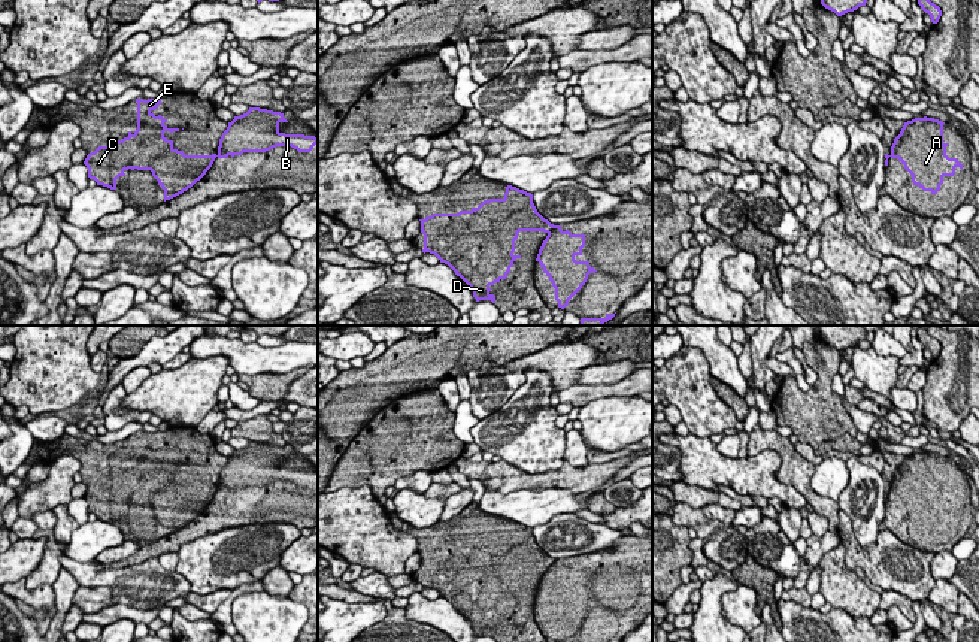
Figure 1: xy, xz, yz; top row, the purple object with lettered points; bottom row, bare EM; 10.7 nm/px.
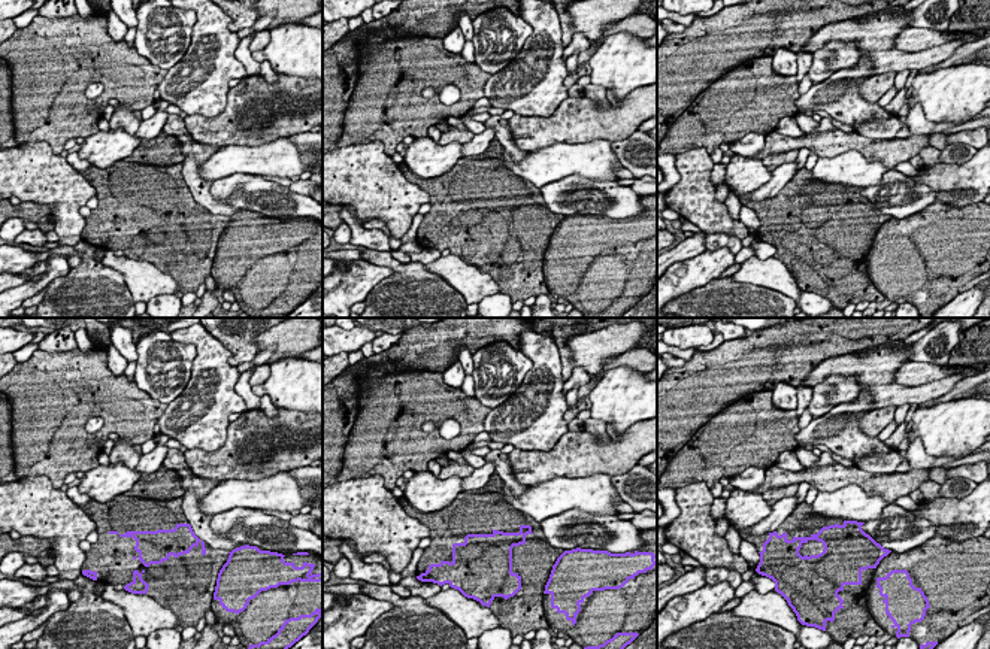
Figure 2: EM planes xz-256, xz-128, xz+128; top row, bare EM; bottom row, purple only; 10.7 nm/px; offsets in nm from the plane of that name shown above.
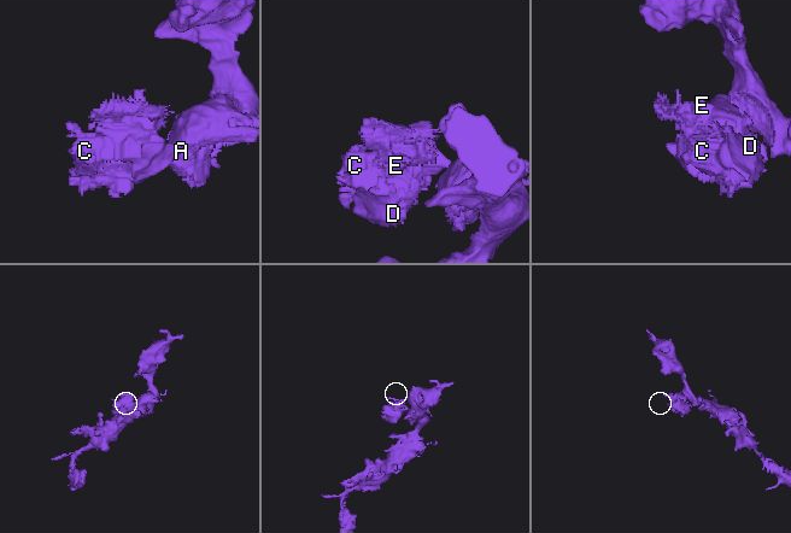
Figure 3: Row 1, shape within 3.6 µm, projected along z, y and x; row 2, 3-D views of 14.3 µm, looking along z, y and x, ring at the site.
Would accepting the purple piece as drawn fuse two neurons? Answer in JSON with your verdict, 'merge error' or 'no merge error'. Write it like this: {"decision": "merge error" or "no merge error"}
{"decision": "merge error"}

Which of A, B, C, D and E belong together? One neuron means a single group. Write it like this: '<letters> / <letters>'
A B / C D E

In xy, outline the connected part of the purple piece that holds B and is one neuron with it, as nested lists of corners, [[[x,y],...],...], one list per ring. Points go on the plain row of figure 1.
[[[249,442],[240,451],[234,451],[222,467],[218,481],[218,493],[242,490],[243,487],[266,487],[276,481],[291,481],[298,487],[310,487],[318,472],[304,469],[285,469],[279,458],[288,457],[284,448],[260,442]]]

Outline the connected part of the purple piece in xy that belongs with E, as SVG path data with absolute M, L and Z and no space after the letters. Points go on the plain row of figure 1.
M161 431L136 433L137 436L137 464L128 466L122 475L112 481L98 481L90 487L84 496L88 503L88 512L97 520L116 524L116 515L125 511L125 505L151 505L158 520L164 524L164 536L170 535L200 515L212 502L216 488L212 490L185 490L184 485L173 482L166 466L179 466L169 463L167 454L152 446L161 439Z

